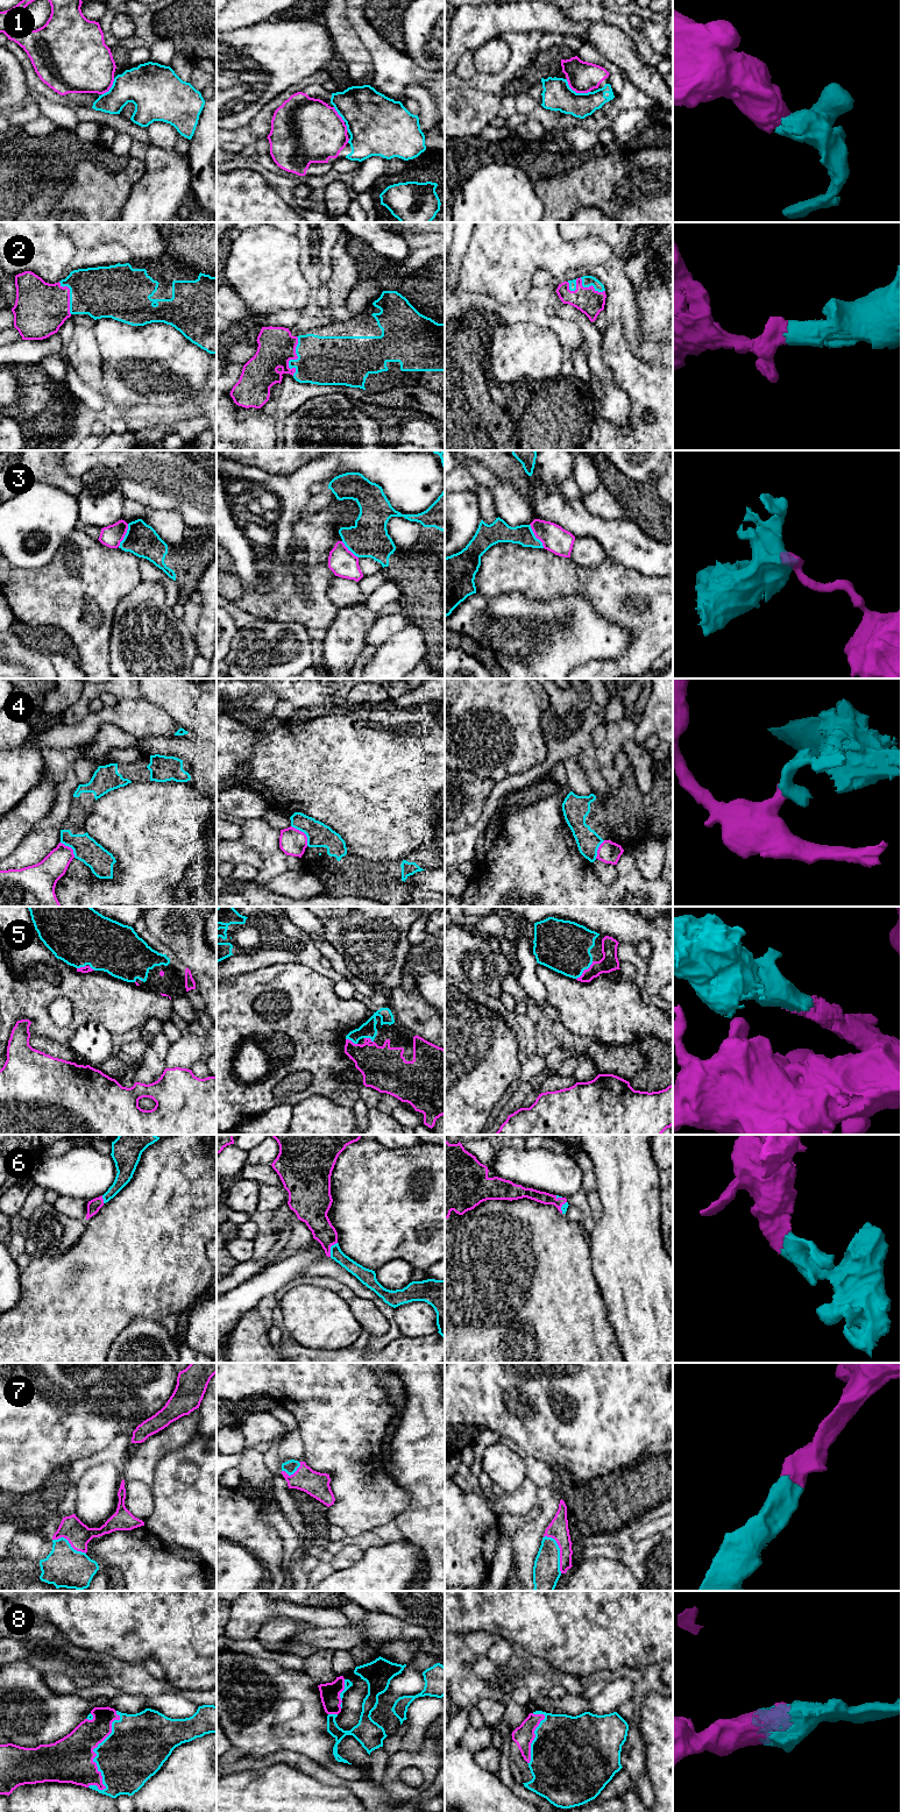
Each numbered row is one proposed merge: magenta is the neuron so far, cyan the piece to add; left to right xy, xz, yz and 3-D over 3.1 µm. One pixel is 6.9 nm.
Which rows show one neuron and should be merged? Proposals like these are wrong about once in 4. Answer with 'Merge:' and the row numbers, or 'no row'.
Merge: 1, 2, 5, 6, 7, 8

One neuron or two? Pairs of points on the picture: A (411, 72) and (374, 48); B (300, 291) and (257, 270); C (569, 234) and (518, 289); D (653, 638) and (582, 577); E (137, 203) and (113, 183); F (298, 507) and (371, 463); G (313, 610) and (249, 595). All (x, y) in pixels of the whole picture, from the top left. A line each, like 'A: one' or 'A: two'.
A: one
B: one
C: two
D: one
E: two
F: one
G: one

